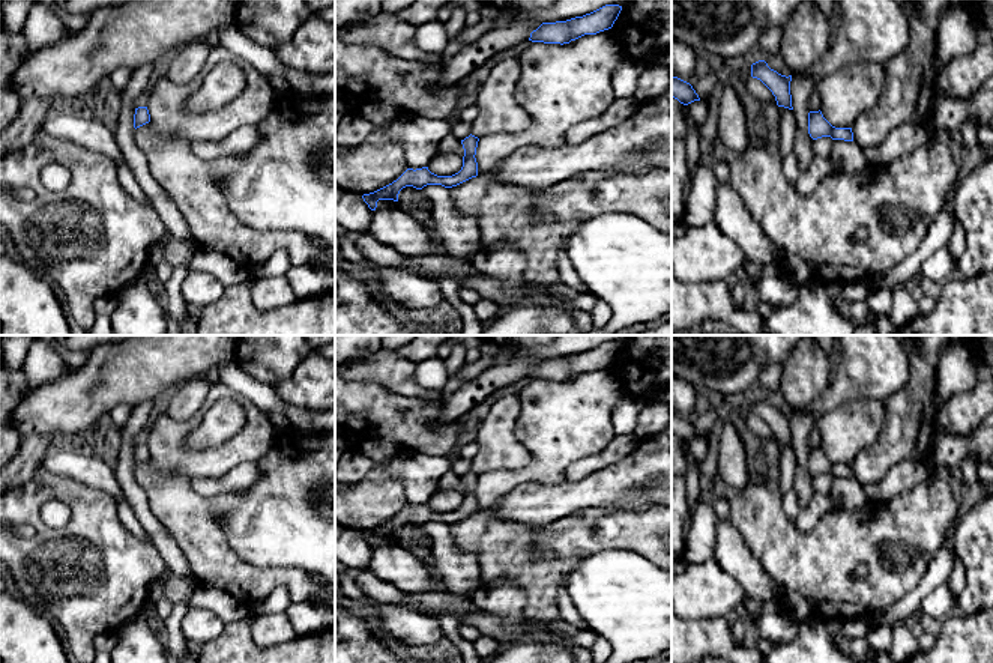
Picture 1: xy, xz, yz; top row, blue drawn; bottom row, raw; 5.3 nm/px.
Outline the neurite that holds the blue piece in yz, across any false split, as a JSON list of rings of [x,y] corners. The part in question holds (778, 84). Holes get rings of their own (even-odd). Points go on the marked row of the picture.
[[[759,60],[751,65],[751,77],[760,80],[772,92],[778,107],[793,110],[790,95],[792,75],[781,75],[771,69],[765,60]]]

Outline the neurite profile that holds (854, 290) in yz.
[[[849,281],[846,284],[841,284],[841,298],[844,301],[855,302],[859,299],[867,299],[873,290],[874,290],[873,283]]]

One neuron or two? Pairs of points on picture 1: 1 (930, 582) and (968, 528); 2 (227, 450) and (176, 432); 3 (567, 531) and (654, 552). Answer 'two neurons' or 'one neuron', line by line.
1: two neurons
2: one neuron
3: one neuron

